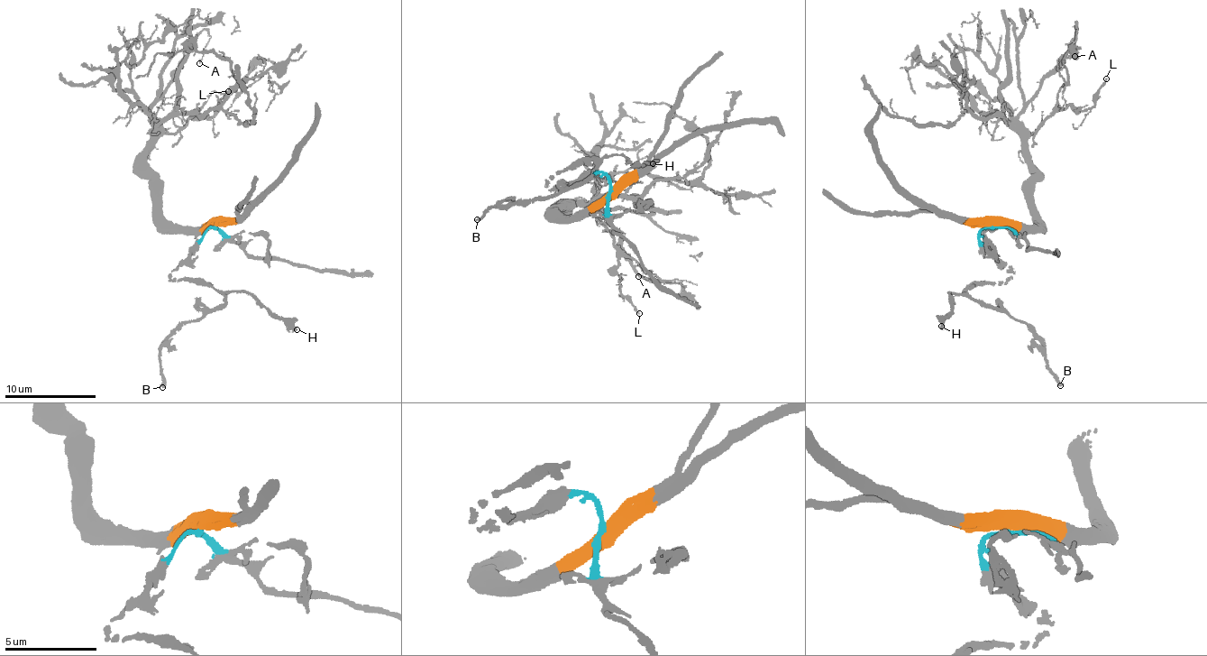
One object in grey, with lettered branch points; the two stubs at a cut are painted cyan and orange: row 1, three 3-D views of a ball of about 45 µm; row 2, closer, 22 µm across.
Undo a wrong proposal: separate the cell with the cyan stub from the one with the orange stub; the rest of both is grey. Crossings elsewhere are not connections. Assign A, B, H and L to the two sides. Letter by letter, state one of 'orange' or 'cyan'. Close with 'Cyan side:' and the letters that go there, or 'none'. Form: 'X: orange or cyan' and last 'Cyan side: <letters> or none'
A: orange
B: cyan
H: cyan
L: orange
Cyan side: B, H

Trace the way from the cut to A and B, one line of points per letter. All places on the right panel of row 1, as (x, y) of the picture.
A: (991, 226), (1037, 226), (1033, 217), (1031, 163), (1019, 115), (1067, 52), (1074, 23), (1077, 32), (1074, 56)
B: (991, 226), (981, 240), (1009, 278), (971, 283), (966, 291), (1026, 322), (1061, 386)

